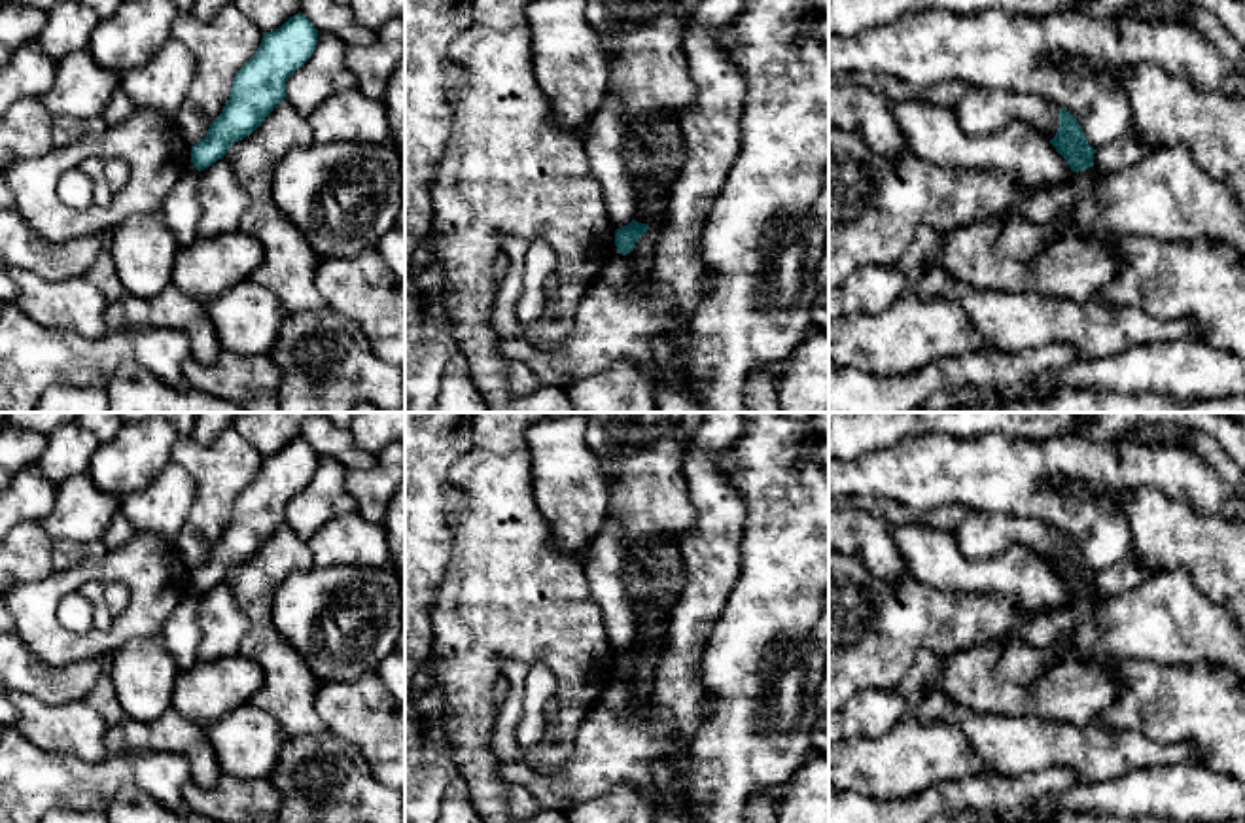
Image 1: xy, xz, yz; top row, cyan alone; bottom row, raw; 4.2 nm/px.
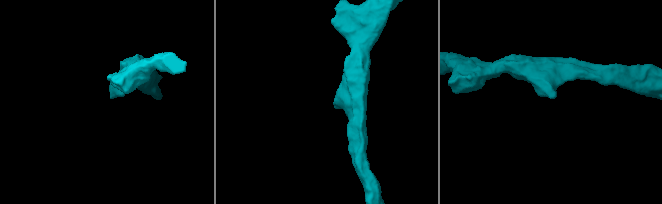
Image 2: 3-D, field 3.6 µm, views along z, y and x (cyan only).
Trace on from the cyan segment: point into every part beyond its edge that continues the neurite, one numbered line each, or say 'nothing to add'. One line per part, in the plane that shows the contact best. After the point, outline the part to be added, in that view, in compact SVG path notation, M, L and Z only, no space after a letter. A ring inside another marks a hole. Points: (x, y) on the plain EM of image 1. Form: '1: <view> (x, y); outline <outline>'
nothing to add

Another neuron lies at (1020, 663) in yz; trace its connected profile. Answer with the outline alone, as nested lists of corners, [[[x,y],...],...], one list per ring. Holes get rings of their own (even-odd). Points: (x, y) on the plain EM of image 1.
[[[1020,638],[1001,639],[995,645],[1001,649],[995,679],[1016,685],[1039,681],[1052,666],[1065,658],[1058,647],[1041,651]]]

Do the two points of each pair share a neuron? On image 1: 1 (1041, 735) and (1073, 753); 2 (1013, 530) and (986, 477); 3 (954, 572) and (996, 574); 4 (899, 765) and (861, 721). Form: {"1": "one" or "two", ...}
{"1": "one", "2": "two", "3": "one", "4": "two"}

